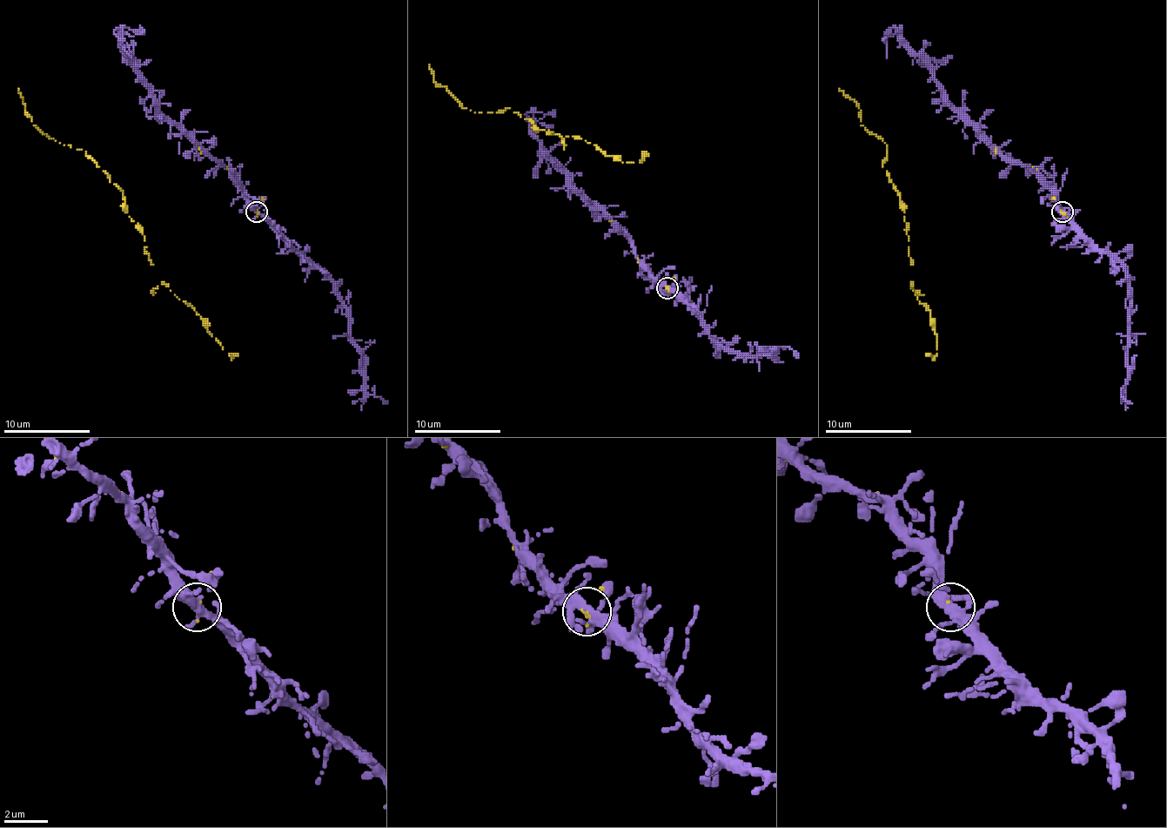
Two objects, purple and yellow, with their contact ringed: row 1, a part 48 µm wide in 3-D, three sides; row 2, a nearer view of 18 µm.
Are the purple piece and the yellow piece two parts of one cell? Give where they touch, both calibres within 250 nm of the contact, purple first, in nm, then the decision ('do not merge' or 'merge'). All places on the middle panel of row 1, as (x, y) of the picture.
(667, 287) | 360/140 nm | merge

